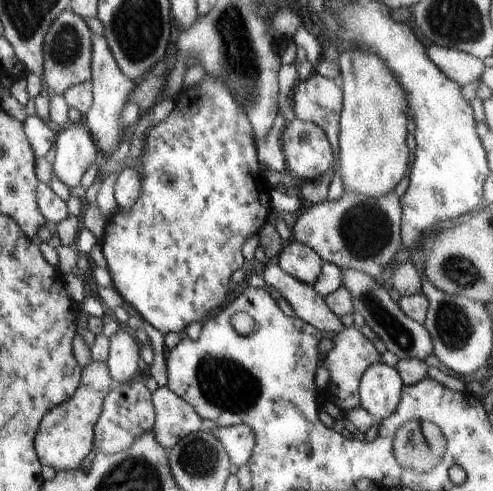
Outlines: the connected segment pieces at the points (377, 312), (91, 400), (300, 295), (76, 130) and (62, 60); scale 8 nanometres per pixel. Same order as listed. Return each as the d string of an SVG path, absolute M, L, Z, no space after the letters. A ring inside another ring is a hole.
M341 269L342 284L351 292L355 312L358 312L365 323L382 339L387 350L399 360L403 358L419 358L425 360L433 353L433 342L428 330L419 322L408 318L401 311L398 303L394 301L388 291L378 284L371 276L366 273L352 270Z
M93 360L87 366L81 367L81 381L76 392L67 401L49 410L39 424L34 448L43 467L52 467L57 471L78 469L80 462L93 449L93 430L100 418L103 400L114 386L106 363Z
M270 261L260 267L259 274L265 280L265 284L282 293L300 320L311 324L321 332L330 331L336 335L346 328L340 317L326 306L325 298L321 297L313 286L286 274L276 261Z
M68 124L54 132L56 156L53 172L70 190L80 185L84 172L94 164L99 152L85 124Z
M71 10L62 11L50 25L43 42L43 77L47 84L47 92L40 93L35 98L36 116L50 124L49 94L62 95L71 86L90 81L92 58L92 31L86 25L86 21Z

